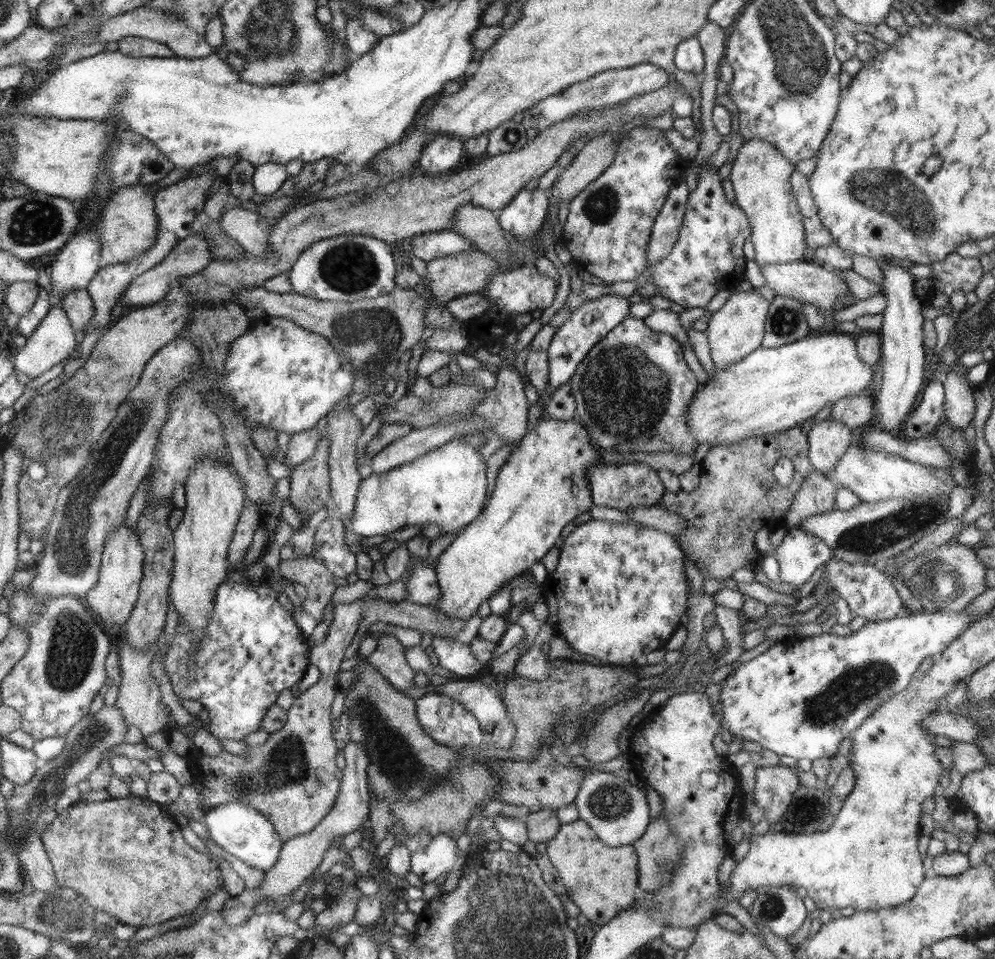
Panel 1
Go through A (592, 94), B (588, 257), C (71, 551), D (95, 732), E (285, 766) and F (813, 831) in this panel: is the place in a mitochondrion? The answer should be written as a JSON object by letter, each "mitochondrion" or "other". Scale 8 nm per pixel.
{"A":"mitochondrion","B":"other","C":"mitochondrion","D":"mitochondrion","E":"mitochondrion","F":"other"}

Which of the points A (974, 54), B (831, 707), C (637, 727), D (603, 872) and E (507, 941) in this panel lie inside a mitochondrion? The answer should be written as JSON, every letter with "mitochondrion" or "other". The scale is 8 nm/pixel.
{"A":"other","B":"mitochondrion","C":"other","D":"other","E":"mitochondrion"}

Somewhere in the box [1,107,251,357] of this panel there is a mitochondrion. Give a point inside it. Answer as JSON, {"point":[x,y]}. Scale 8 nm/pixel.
{"point":[35,221]}

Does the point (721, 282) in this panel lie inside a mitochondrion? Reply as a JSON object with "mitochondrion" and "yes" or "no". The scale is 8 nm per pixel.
{"mitochondrion":"no"}

